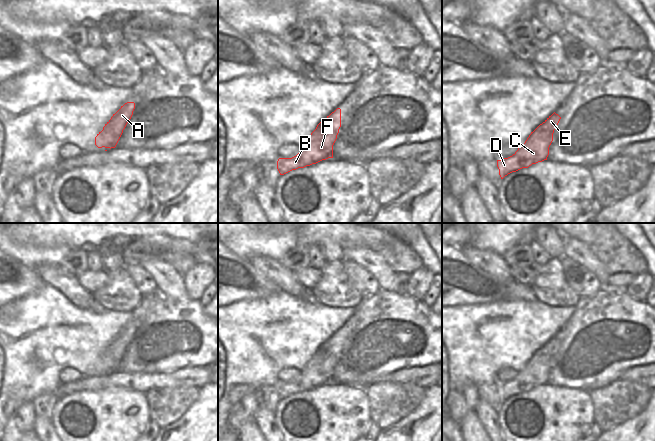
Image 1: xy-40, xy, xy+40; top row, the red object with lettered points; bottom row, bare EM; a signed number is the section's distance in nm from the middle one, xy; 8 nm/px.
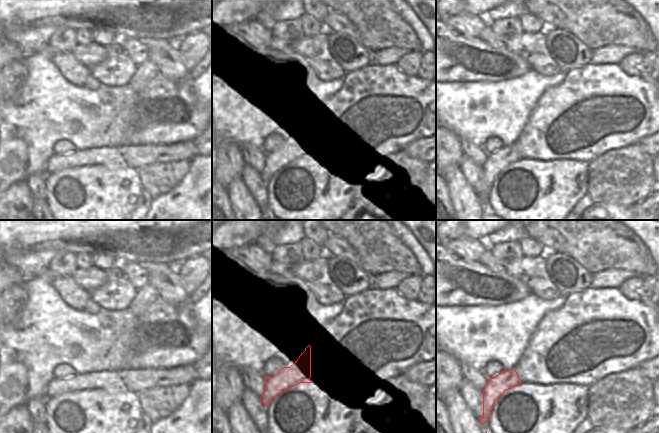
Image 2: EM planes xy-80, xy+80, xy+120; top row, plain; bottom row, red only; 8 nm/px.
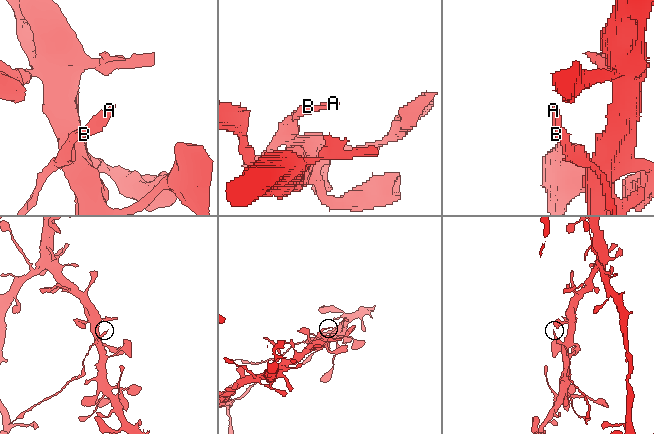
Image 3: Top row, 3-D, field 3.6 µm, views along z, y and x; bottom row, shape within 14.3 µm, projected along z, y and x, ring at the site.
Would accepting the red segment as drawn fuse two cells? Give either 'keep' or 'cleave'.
cleave

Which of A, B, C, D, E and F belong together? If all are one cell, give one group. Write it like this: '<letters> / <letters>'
A E / B C D F

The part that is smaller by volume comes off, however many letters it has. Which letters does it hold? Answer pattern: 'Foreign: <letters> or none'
Foreign: B, C, D, F

